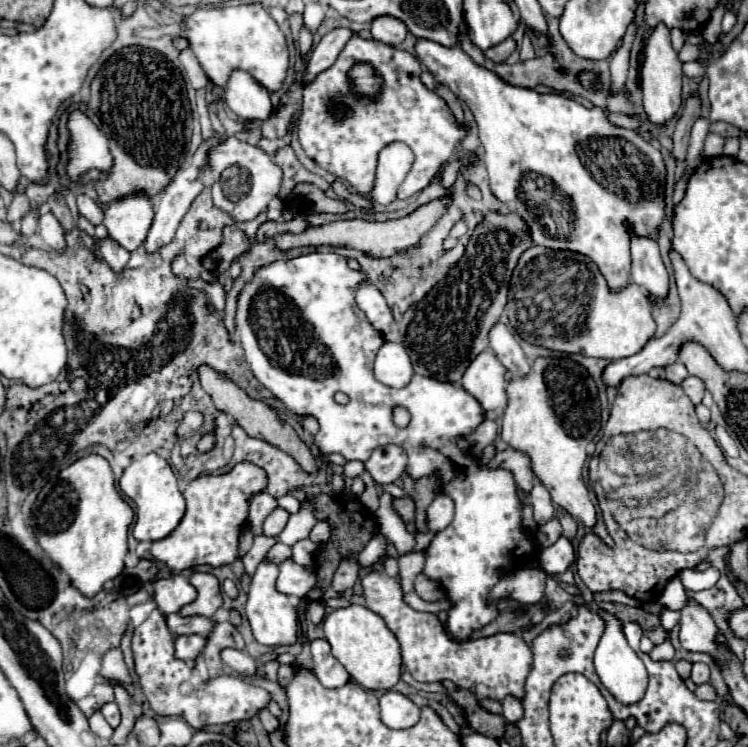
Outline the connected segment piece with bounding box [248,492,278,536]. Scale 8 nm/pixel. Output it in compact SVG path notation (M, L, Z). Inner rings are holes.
M260 492L258 496L252 498L252 504L250 504L250 514L248 514L248 530L256 536L258 534L258 526L262 526L264 518L274 510L278 508L278 500L268 494L268 492Z

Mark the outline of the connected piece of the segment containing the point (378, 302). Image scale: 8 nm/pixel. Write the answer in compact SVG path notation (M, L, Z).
M360 284L356 290L356 302L360 310L366 314L368 322L378 328L386 340L398 340L398 324L392 316L392 310L388 308L382 292L372 284Z

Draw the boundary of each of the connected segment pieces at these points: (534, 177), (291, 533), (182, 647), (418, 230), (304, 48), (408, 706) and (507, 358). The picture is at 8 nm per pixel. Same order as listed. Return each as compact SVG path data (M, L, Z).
M416 40L416 58L420 64L436 78L438 84L448 86L460 100L468 104L482 140L482 162L490 176L492 194L504 202L510 212L516 212L530 228L532 242L552 250L570 250L588 256L598 270L604 274L610 292L620 292L630 280L630 232L636 236L646 236L658 240L660 224L666 218L664 210L664 190L648 188L644 190L644 176L632 168L644 164L646 172L652 166L658 172L658 180L666 182L666 166L660 150L650 142L642 140L634 130L614 126L602 108L584 108L572 98L562 94L536 94L534 90L516 88L502 82L494 72L476 66L462 48L446 48L438 42Z
M304 500L300 512L290 514L290 520L288 520L286 528L282 530L282 534L280 534L276 540L282 538L284 544L294 546L298 540L308 538L308 532L312 530L314 522L316 522L316 518L314 518L314 514L312 514L312 502L310 502L310 500Z
M178 636L176 638L176 658L184 662L194 662L198 654L202 654L206 646L206 638L202 636Z
M442 196L438 200L432 200L424 206L420 206L418 210L414 210L412 214L404 216L404 218L396 218L396 220L386 220L386 222L368 222L368 220L340 220L340 222L330 222L324 226L316 226L316 228L306 228L300 234L278 234L274 236L274 244L280 250L290 250L296 246L346 246L346 248L354 248L360 252L366 252L370 256L376 258L386 258L392 256L396 252L402 252L410 246L416 246L420 242L420 238L446 214L448 206L452 204L452 196Z
M302 28L300 38L298 38L298 50L302 56L306 56L310 52L310 48L312 48L312 34L306 28Z
M388 690L380 696L382 722L390 728L410 728L420 718L420 708L404 694Z
M500 322L490 330L490 350L498 356L502 366L514 374L514 378L526 376L532 368L530 360L524 356L516 338Z

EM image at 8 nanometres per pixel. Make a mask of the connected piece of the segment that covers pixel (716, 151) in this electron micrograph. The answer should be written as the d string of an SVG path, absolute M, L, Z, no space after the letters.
M708 134L706 136L706 144L704 144L704 156L708 156L708 158L722 156L722 146L724 146L724 138L722 136Z

